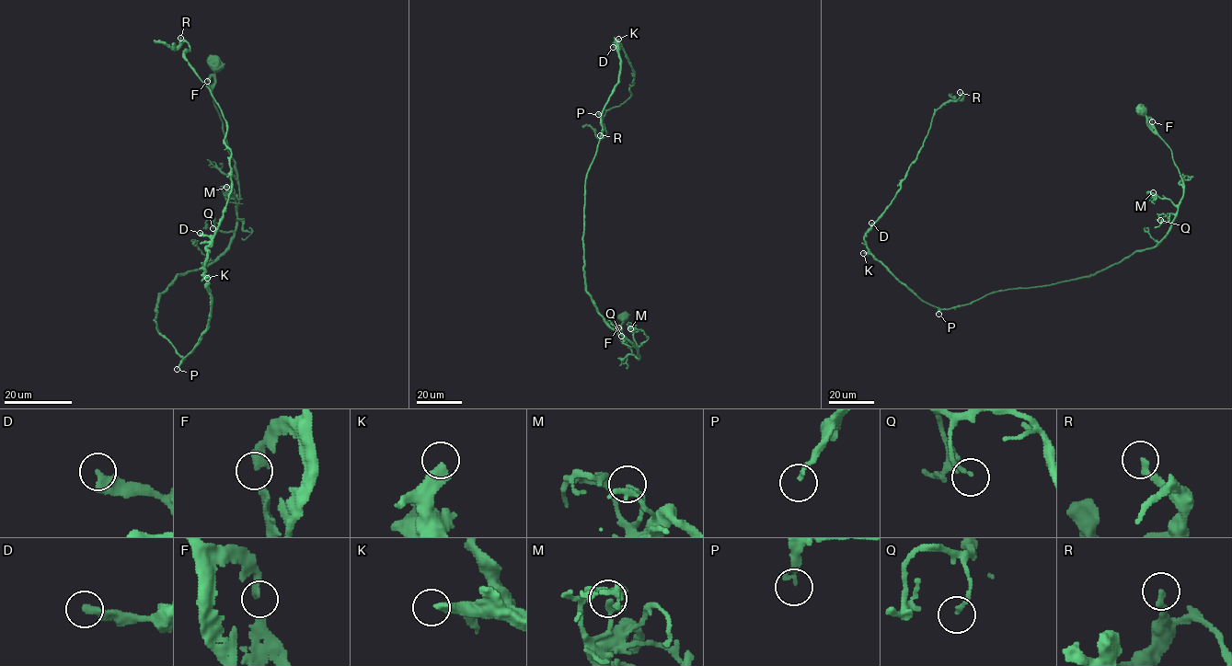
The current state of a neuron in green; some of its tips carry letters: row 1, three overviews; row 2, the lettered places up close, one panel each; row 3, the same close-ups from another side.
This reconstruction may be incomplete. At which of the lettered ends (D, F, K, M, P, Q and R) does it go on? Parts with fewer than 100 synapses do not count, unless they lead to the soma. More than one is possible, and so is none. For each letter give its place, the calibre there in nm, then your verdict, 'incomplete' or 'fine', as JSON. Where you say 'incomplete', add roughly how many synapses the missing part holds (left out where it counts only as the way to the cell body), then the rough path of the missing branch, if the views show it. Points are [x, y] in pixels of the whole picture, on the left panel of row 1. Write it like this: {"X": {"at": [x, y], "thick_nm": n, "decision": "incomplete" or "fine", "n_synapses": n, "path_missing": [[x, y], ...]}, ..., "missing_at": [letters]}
{"D": {"at": [200, 233], "thick_nm": 400, "decision": "fine"}, "F": {"at": [207, 81], "thick_nm": 320, "decision": "fine"}, "K": {"at": [207, 278], "thick_nm": 380, "decision": "incomplete", "n_synapses": 400, "path_missing": [[207, 278], [236, 275], [293, 302], [352, 311], [381, 290], [392, 270], [400, 274], [406, 287]]}, "M": {"at": [226, 187], "thick_nm": 280, "decision": "fine"}, "P": {"at": [177, 369], "thick_nm": 180, "decision": "fine"}, "Q": {"at": [213, 228], "thick_nm": 150, "decision": "fine"}, "R": {"at": [180, 38], "thick_nm": 240, "decision": "fine"}, "missing_at": ["K"]}

